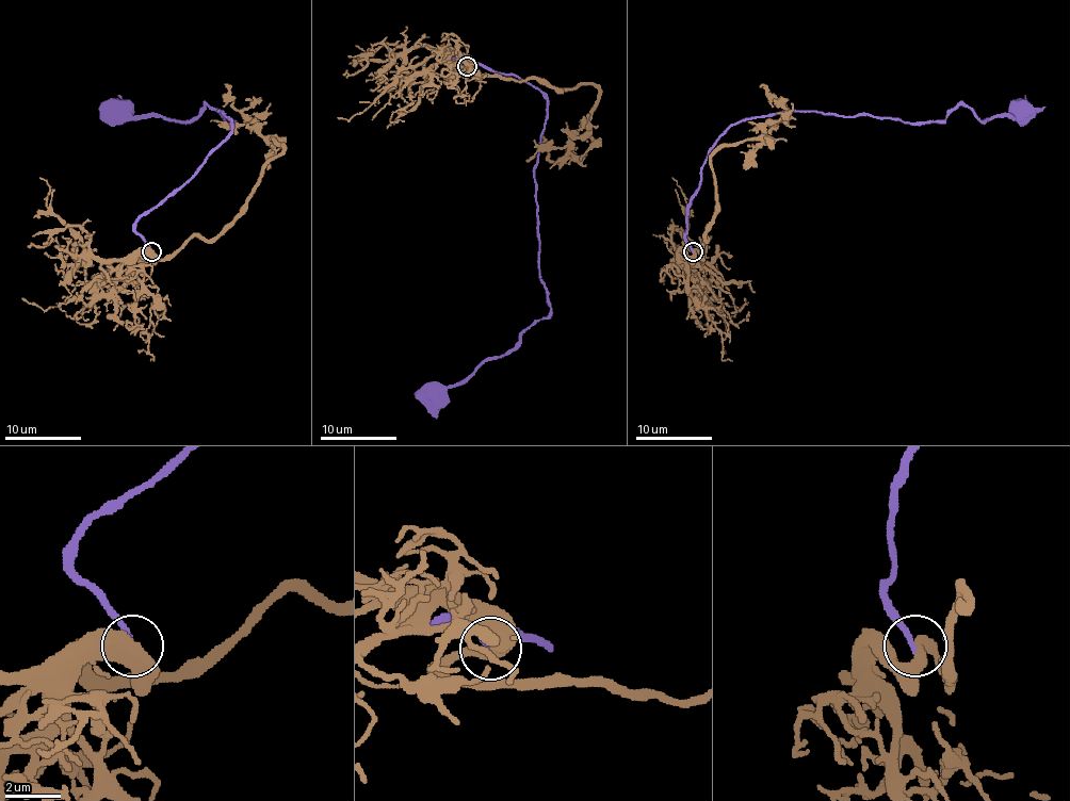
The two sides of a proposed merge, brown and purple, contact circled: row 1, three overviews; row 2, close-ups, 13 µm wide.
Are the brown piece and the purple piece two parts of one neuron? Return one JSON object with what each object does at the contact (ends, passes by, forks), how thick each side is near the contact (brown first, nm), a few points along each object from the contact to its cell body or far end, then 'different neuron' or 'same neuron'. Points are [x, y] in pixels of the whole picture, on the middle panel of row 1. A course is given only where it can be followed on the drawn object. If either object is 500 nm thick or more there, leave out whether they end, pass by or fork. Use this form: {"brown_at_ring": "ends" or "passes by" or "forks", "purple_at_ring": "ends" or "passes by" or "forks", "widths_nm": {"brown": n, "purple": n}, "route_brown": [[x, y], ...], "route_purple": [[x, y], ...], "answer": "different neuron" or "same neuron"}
{"brown_at_ring": "passes by", "purple_at_ring": "ends", "widths_nm": {"brown": 400, "purple": 220}, "route_brown": [[467, 67], [457, 75], [598, 90], [589, 129], [561, 160], [549, 158], [541, 133]], "route_purple": [[467, 67], [450, 61], [527, 80], [547, 101], [534, 182], [551, 312], [435, 392]], "answer": "same neuron"}

